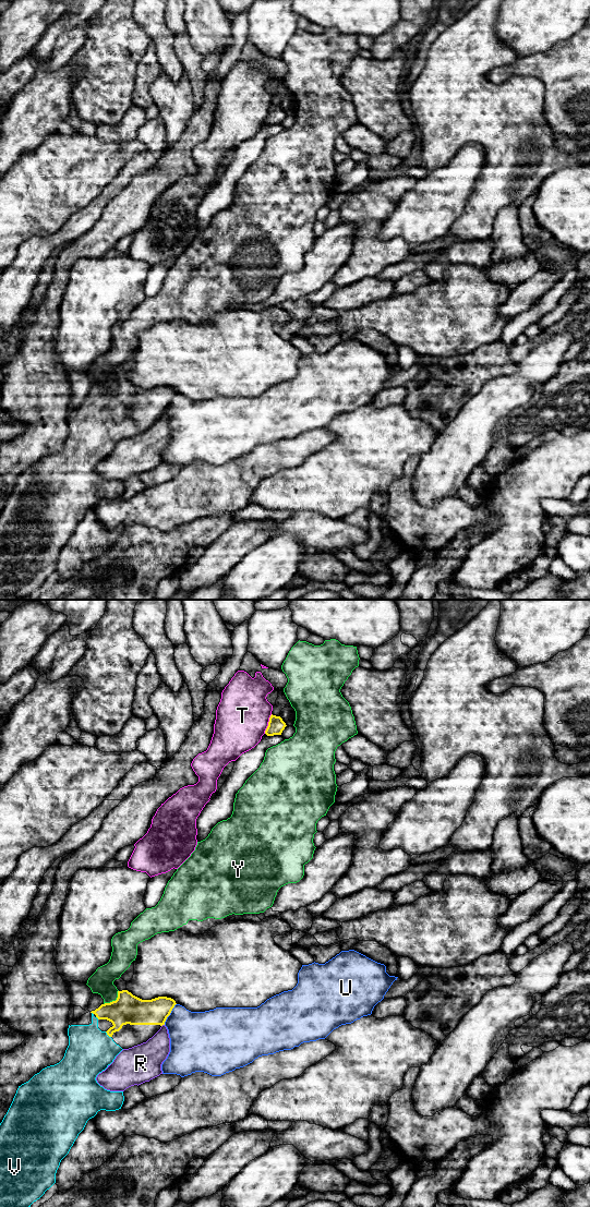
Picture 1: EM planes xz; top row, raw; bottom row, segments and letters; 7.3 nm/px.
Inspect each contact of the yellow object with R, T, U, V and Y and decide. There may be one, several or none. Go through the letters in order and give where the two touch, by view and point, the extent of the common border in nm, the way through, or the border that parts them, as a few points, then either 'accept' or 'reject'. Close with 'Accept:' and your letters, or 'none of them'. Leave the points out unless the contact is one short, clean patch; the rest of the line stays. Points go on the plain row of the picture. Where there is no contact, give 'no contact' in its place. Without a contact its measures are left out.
R: meets yellow in xz at (163, 413); contact 30 nm long; reject
T: meets yellow in xz at (268, 113); contact 160 nm long; border along xz (272, 104), (264, 122); reject
U: meets yellow in xz at (169, 403); contact 180 nm long; reject
V: meets yellow in xz at (108, 424); contact 60 nm long; runs through xz (128, 398), (108, 424), (89, 441); accept
Y: meets yellow in xz at (113, 390); contact 160 nm long; reject
Accept: V

